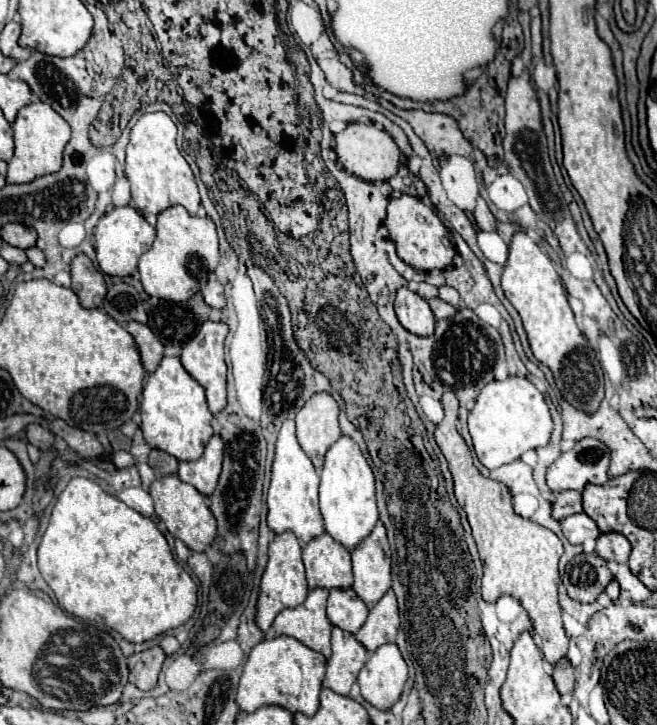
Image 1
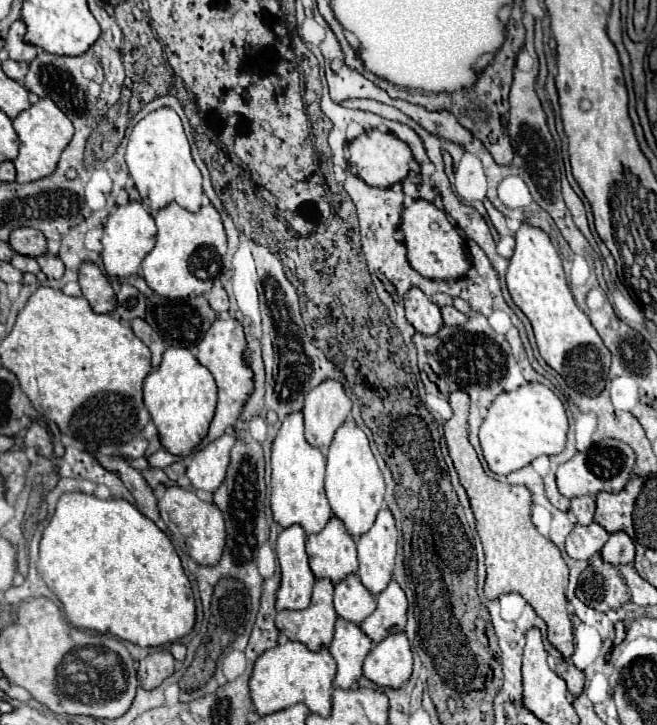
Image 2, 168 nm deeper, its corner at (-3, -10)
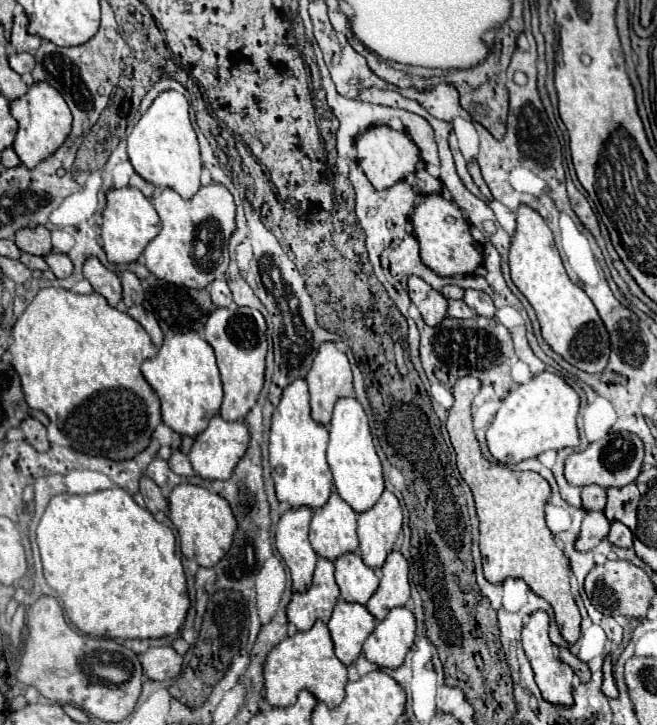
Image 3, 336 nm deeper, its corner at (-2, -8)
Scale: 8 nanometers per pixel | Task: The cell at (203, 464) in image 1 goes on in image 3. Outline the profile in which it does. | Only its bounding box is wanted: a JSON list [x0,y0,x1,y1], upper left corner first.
[188,414,250,480]

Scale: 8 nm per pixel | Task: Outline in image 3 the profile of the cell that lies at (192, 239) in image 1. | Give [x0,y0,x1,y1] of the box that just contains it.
[144,182,236,288]

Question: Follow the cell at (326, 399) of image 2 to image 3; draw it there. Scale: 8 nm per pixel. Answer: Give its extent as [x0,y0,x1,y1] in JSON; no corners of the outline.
[306,342,354,424]

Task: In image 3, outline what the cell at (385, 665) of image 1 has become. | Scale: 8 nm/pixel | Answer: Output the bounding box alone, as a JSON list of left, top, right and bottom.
[362,606,416,668]

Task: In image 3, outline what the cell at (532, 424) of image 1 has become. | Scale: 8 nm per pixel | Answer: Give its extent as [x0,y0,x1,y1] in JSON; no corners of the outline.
[486,372,578,464]

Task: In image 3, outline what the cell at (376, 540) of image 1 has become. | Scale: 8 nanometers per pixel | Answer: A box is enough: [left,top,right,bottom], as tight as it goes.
[358,490,402,568]

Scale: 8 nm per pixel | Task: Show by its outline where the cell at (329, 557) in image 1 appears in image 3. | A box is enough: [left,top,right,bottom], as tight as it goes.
[310,490,358,560]

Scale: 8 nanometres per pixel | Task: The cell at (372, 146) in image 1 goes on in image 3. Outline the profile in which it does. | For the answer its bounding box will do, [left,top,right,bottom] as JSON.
[356,126,420,190]

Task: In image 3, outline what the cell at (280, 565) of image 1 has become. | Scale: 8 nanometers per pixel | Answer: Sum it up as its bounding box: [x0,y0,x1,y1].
[276,508,318,592]

